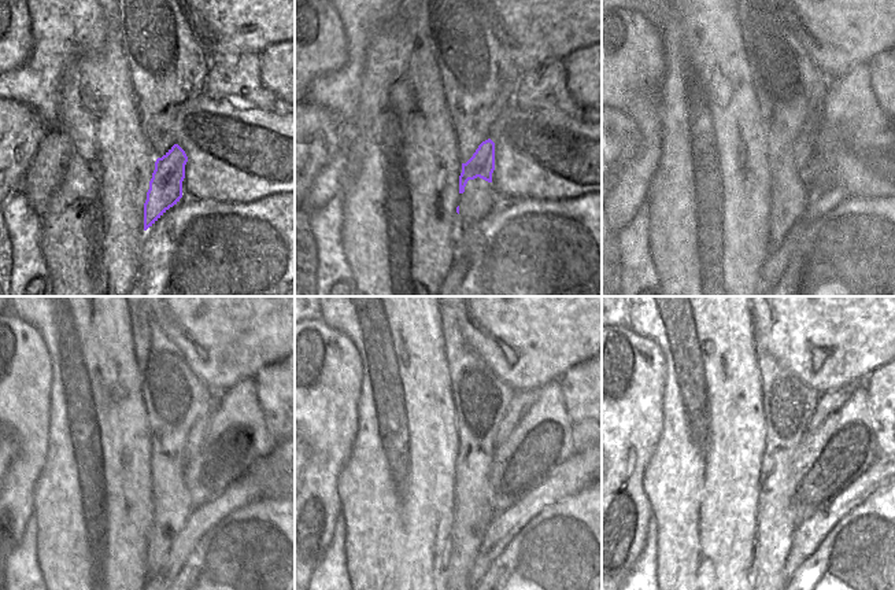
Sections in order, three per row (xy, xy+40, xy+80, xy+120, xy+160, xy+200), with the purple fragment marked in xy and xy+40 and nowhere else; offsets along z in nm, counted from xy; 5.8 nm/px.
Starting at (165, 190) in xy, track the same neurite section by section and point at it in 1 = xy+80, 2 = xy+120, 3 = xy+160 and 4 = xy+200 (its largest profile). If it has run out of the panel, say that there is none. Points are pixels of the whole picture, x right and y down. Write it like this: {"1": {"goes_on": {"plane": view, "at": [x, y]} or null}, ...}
{"1": {"goes_on": {"plane": "xy+80", "at": [805, 144]}}, "2": {"goes_on": {"plane": "xy+120", "at": [196, 435]}}, "3": {"goes_on": {"plane": "xy+160", "at": [522, 401]}}, "4": {"goes_on": {"plane": "xy+200", "at": [829, 402]}}}

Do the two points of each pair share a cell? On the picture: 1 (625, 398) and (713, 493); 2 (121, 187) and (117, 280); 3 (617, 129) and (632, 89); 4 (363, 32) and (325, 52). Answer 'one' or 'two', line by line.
1: two
2: one
3: two
4: two

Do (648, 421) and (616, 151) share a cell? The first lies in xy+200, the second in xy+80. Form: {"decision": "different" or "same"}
{"decision": "different"}

